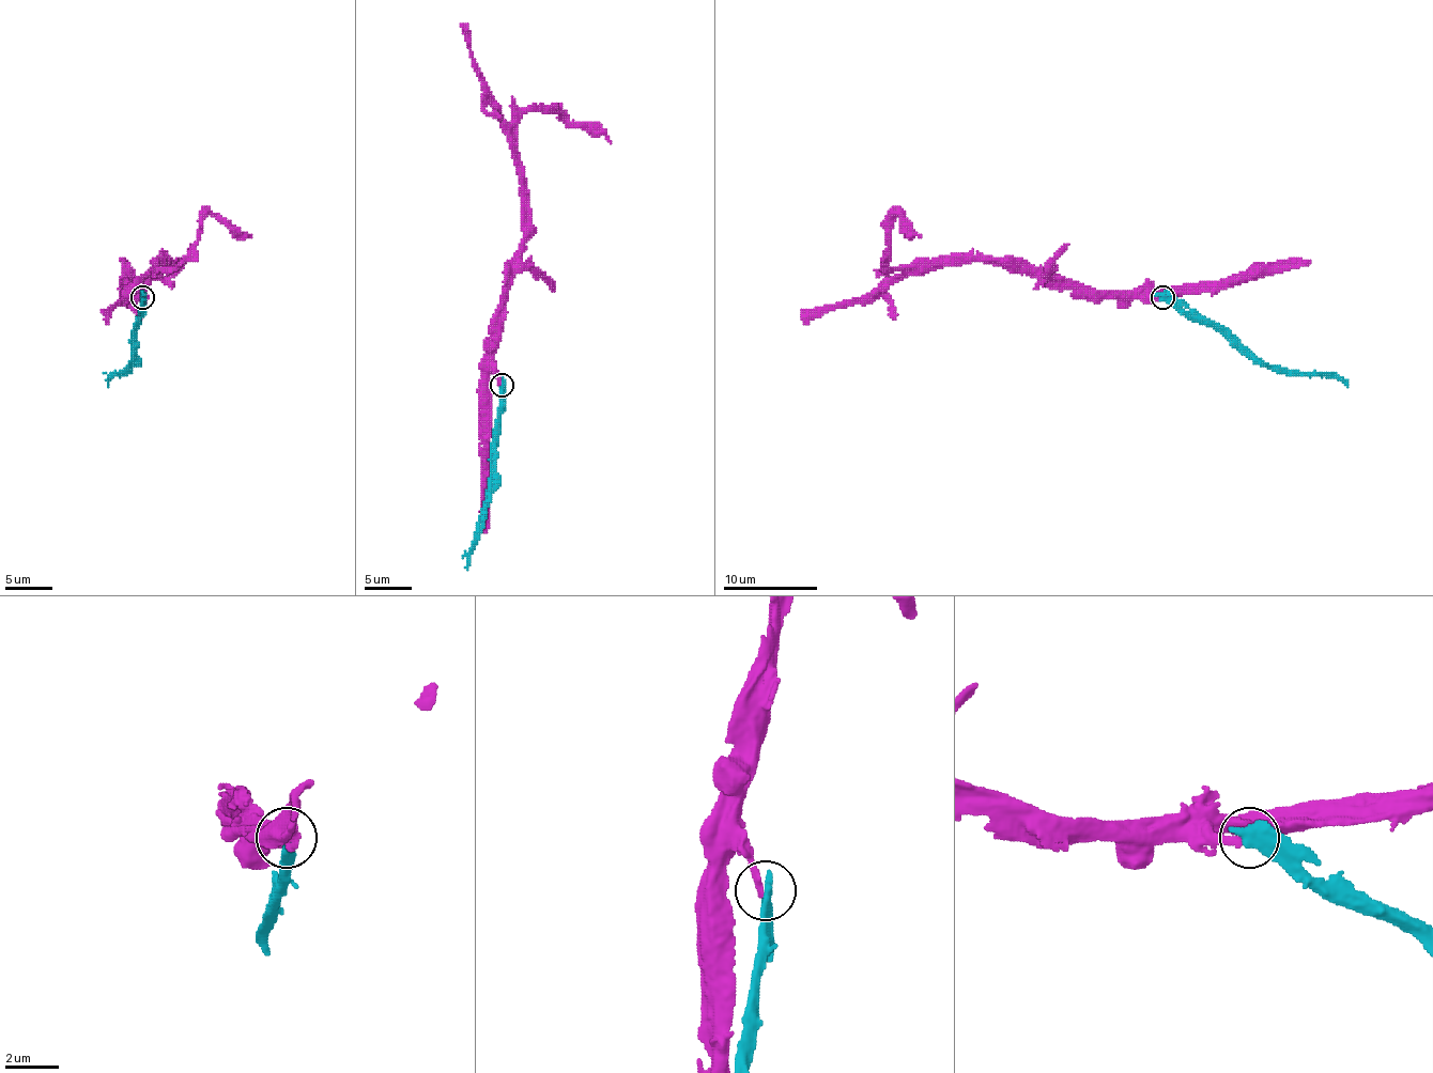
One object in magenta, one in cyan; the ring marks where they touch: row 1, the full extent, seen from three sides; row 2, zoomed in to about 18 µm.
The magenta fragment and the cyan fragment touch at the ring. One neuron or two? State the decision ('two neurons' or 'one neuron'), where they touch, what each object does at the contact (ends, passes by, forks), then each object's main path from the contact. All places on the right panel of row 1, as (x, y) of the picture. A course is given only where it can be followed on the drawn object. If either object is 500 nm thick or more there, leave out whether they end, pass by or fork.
two neurons | (1162, 297) | magenta via (1162, 298), (1094, 295), (1015, 265), (939, 261), (888, 267), (899, 214), (905, 228), (921, 237) | cyan via (1162, 298), (1171, 298), (1186, 312), (1214, 322), (1253, 356), (1270, 366), (1326, 373), (1347, 387)

